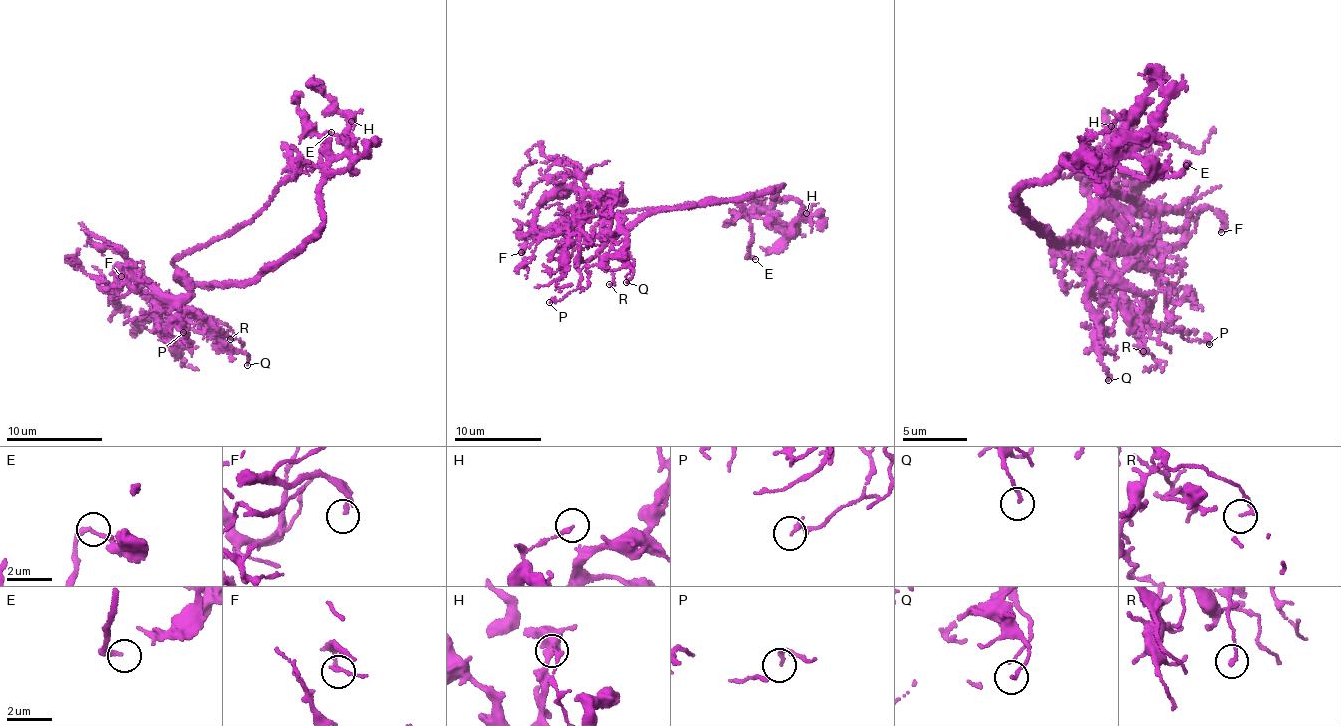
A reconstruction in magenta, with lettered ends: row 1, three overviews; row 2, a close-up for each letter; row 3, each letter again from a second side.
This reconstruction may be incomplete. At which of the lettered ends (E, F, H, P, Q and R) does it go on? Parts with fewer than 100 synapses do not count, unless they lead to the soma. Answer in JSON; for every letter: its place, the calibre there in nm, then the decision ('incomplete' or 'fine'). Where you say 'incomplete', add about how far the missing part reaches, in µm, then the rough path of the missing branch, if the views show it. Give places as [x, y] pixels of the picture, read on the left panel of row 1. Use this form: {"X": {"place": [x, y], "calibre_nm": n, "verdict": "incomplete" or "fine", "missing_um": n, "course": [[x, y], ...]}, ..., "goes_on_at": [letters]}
{"E": {"place": [331, 132], "calibre_nm": 160, "verdict": "incomplete", "missing_um": 40}, "F": {"place": [121, 276], "calibre_nm": 170, "verdict": "fine"}, "H": {"place": [351, 121], "calibre_nm": 120, "verdict": "fine"}, "P": {"place": [183, 332], "calibre_nm": 220, "verdict": "fine"}, "Q": {"place": [247, 365], "calibre_nm": 140, "verdict": "fine"}, "R": {"place": [230, 339], "calibre_nm": 170, "verdict": "fine"}, "goes_on_at": ["E"]}

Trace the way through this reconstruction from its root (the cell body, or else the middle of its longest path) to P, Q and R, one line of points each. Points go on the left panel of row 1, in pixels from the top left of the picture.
P: (190, 252), (173, 262), (189, 285), (177, 307), (200, 310), (191, 307), (200, 328), (183, 332)
Q: (190, 252), (173, 262), (189, 285), (177, 307), (218, 328), (224, 344), (249, 354), (247, 365)
R: (190, 252), (173, 262), (189, 285), (177, 307), (219, 321), (233, 332), (230, 339)

